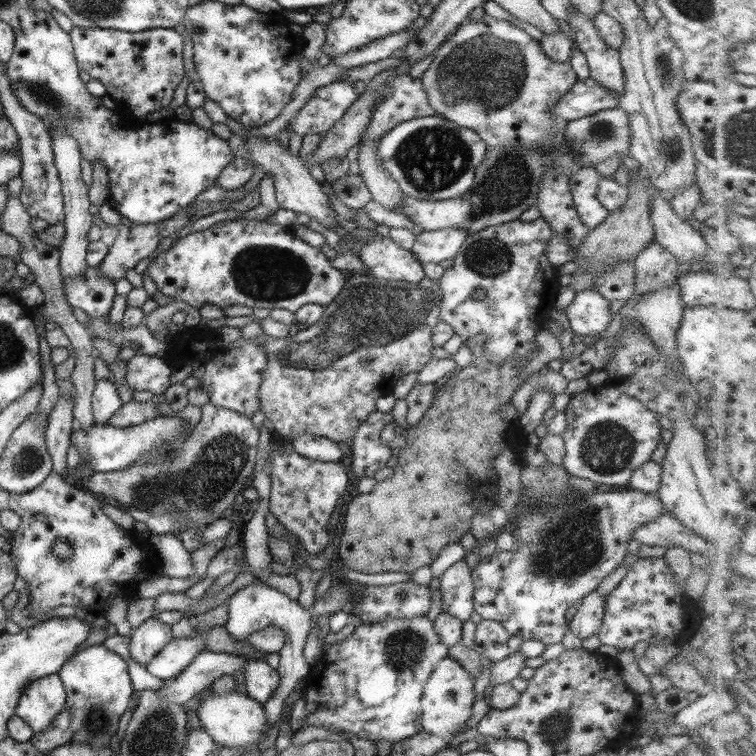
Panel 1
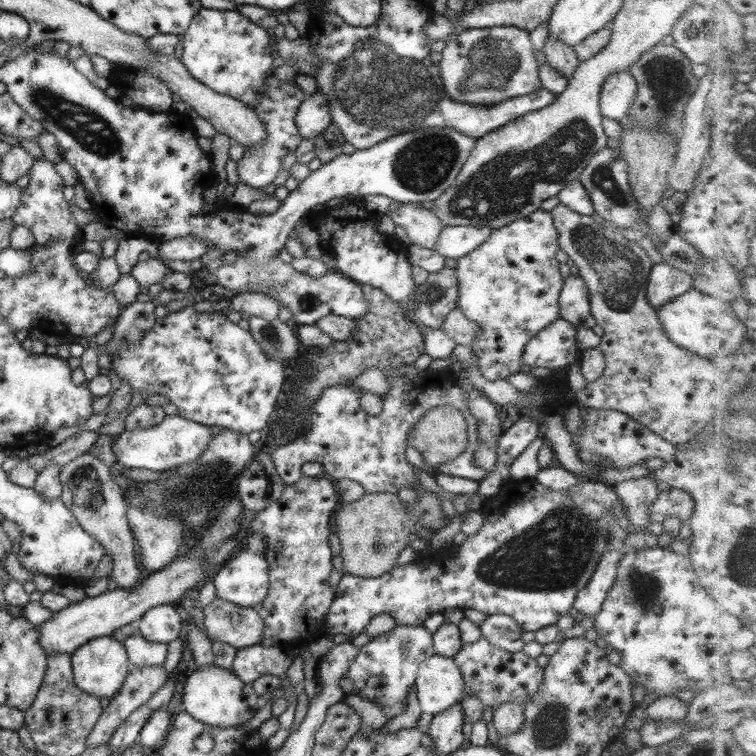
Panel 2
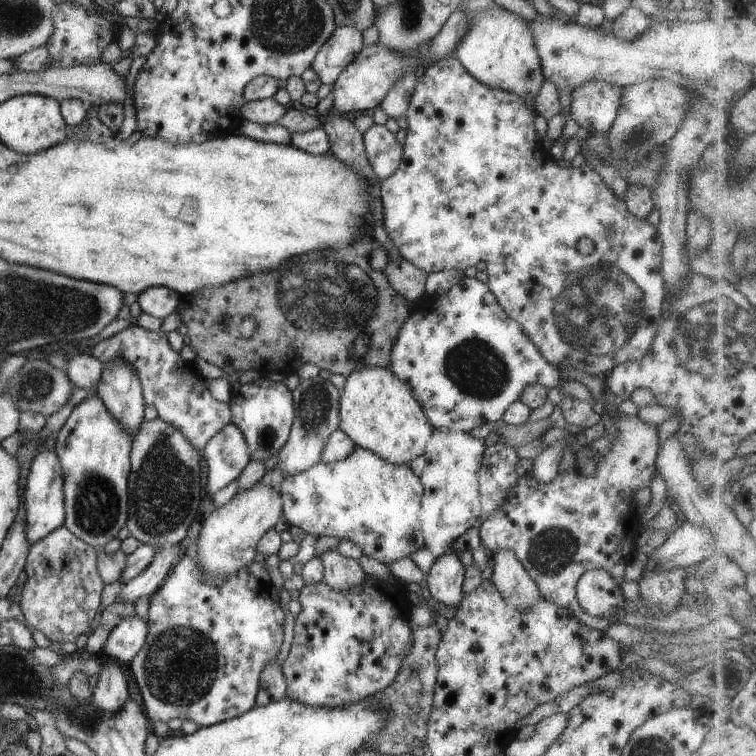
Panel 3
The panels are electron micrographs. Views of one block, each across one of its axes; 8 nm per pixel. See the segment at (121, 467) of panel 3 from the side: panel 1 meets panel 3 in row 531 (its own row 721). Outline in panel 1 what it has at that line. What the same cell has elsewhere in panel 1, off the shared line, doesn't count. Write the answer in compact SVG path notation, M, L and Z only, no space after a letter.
M94 644L71 656L57 672L68 707L70 742L87 744L93 750L109 746L111 736L117 733L117 722L130 706L129 695L133 692L127 674L127 663L118 651L107 650L102 644Z

